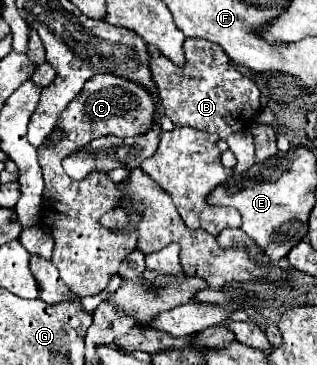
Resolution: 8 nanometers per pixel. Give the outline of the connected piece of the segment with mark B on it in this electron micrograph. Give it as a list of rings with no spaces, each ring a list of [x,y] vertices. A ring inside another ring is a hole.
[[[189,37],[185,39],[183,49],[187,59],[183,67],[173,65],[167,57],[151,55],[153,83],[157,85],[163,113],[177,127],[187,125],[199,131],[217,133],[219,139],[227,139],[231,133],[247,129],[261,107],[257,85],[231,65],[221,45]]]

